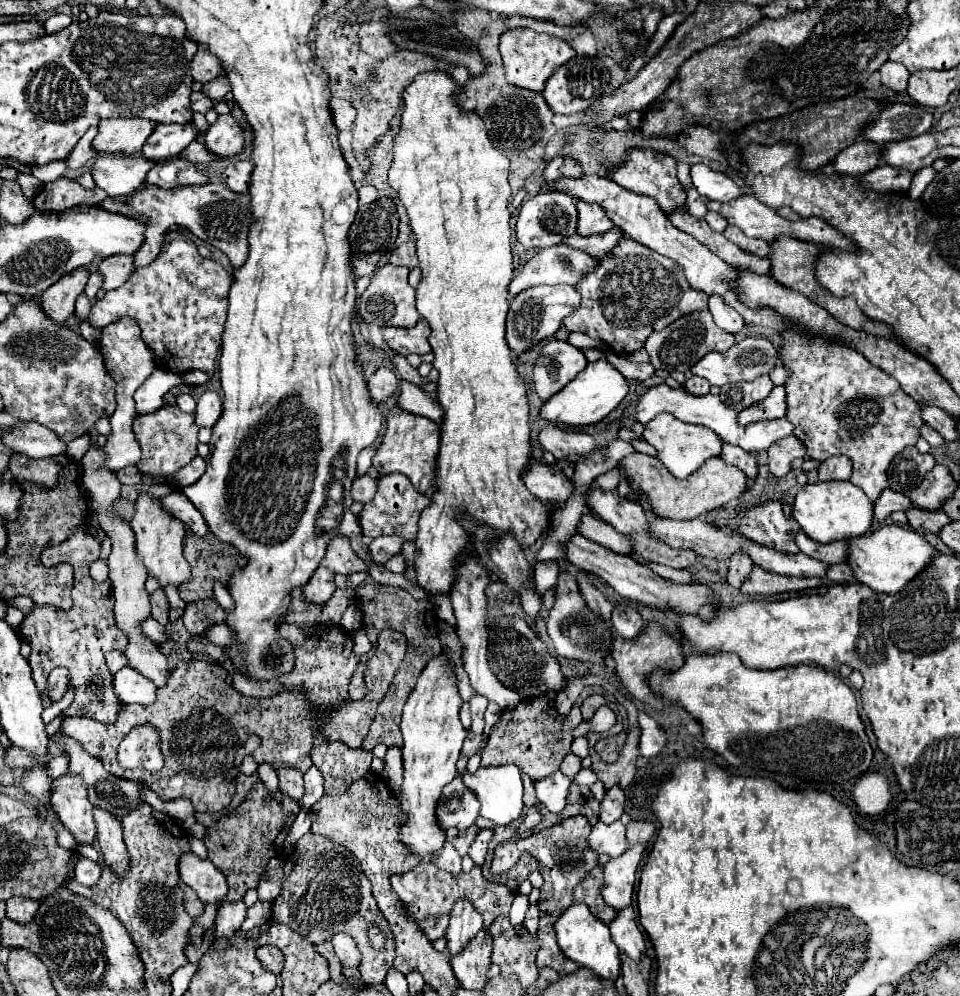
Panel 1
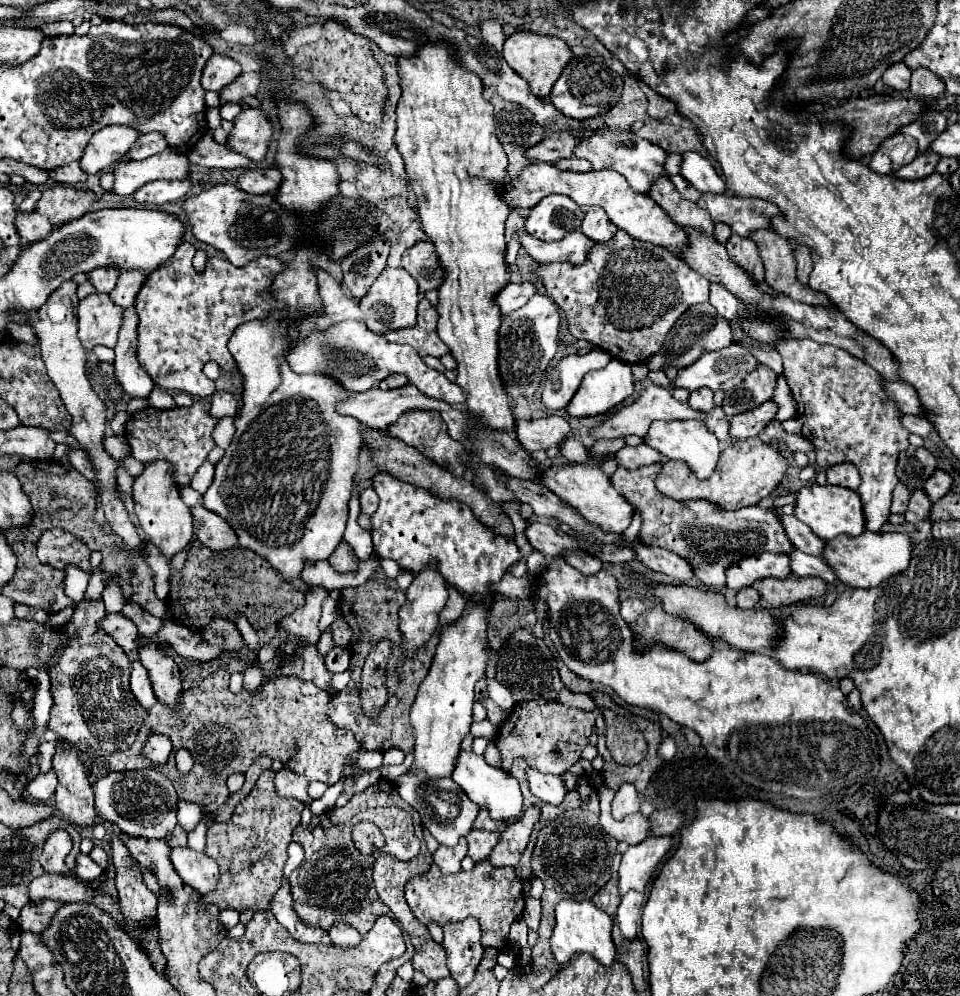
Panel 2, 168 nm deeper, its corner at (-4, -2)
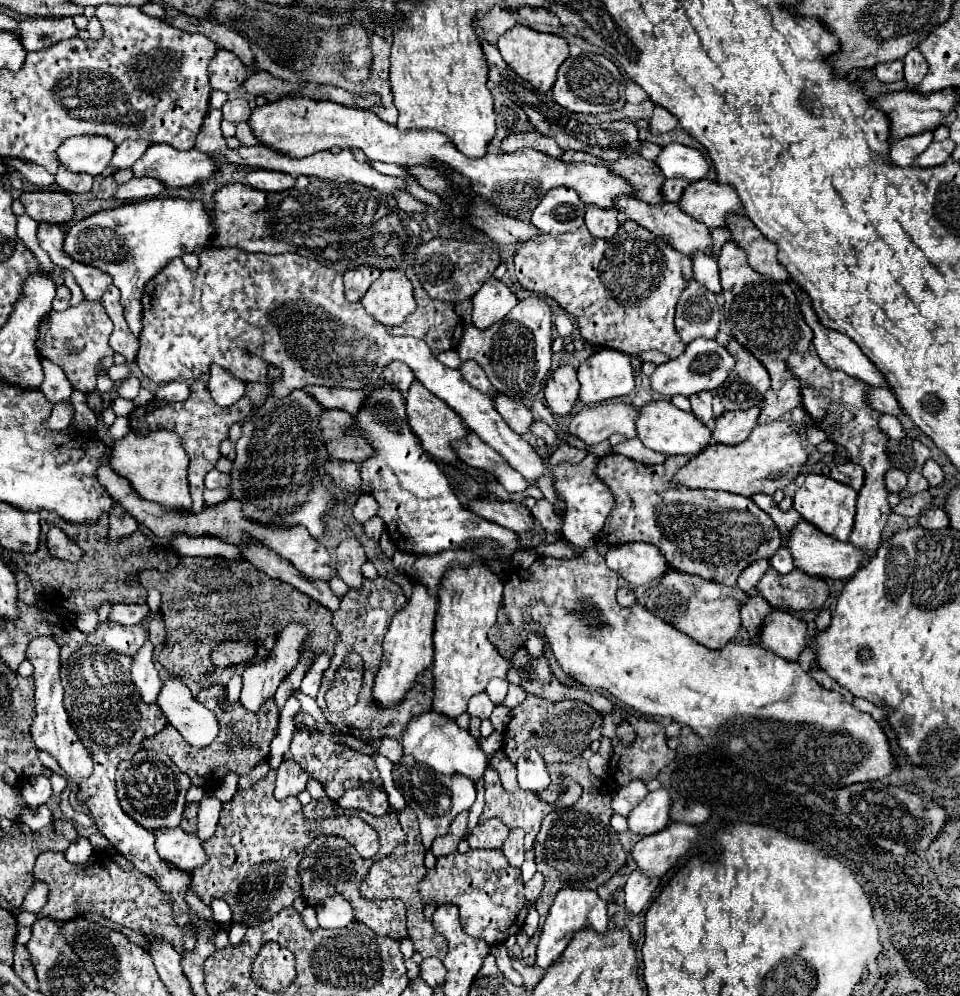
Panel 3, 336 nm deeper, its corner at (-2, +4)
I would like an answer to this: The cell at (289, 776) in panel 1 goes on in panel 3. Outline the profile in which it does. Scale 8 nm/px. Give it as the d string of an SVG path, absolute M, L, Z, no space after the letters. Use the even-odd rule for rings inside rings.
M284 760L276 772L278 772L278 776L276 776L274 796L278 800L284 800L288 796L298 796L306 788L308 772L304 768L300 768L298 762Z

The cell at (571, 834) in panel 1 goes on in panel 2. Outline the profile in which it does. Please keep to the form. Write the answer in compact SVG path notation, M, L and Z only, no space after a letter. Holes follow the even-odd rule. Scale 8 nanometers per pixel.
M566 772L562 776L566 780L568 790L578 790L582 796L582 806L576 810L568 810L560 814L556 820L546 824L538 832L538 842L532 856L534 876L544 882L542 894L542 922L538 928L538 942L532 948L532 964L546 966L552 972L558 972L562 964L558 964L550 952L550 932L554 930L554 906L558 900L590 900L608 880L610 880L610 864L616 854L616 840L606 836L598 824L598 796L596 790L588 784L584 776L572 776Z

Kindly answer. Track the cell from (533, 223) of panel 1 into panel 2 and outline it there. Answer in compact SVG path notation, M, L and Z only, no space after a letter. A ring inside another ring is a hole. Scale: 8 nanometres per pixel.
M558 194L546 196L530 210L530 216L526 218L526 232L538 240L554 242L574 230L580 230L582 220L584 212L572 198Z

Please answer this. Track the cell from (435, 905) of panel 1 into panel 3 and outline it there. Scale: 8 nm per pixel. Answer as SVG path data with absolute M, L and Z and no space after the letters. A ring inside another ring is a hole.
M468 850L466 854L454 852L438 860L434 870L420 882L420 896L424 904L454 904L460 910L460 922L466 926L466 934L484 938L494 944L504 934L516 934L528 912L536 902L524 898L524 882L520 868L510 866L502 850Z

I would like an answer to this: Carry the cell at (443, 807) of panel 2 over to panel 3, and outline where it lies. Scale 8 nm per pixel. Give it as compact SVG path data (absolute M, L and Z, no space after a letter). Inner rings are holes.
M402 756L394 768L392 768L392 780L398 792L404 796L408 806L416 812L418 822L420 822L420 834L422 834L422 844L426 850L430 850L430 844L436 836L442 836L448 832L450 822L464 810L468 810L474 800L476 800L476 788L474 782L460 776L460 774L440 774L432 770L430 766L418 764L414 758Z

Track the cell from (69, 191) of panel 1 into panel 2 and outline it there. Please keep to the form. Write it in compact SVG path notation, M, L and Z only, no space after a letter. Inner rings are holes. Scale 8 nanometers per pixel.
M54 184L42 192L42 198L36 202L36 212L48 216L48 220L56 226L76 220L88 212L92 202L96 200L96 192L88 188L74 188L66 184Z

